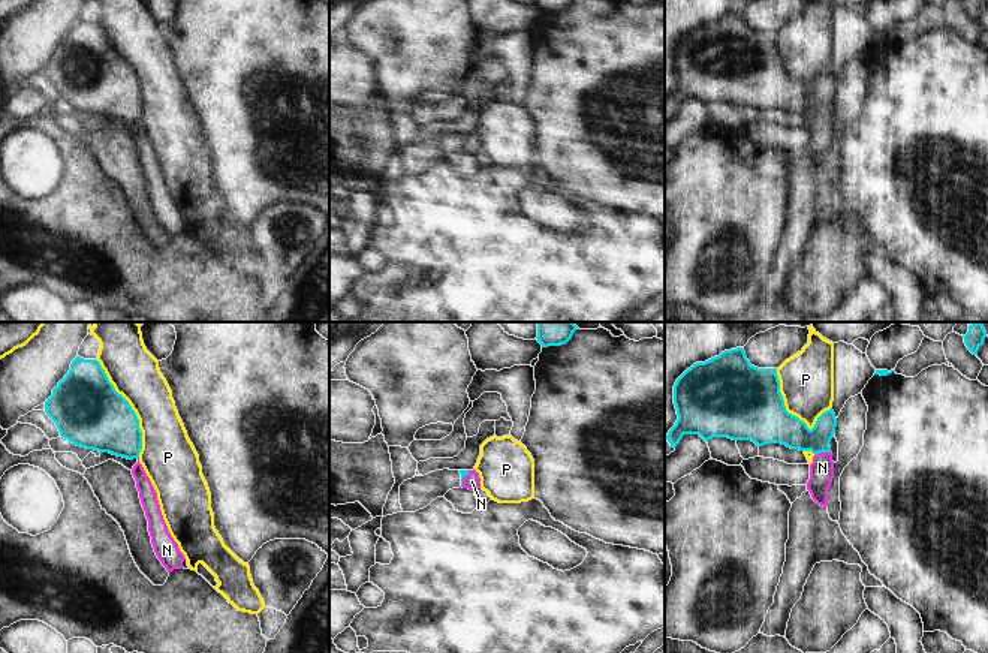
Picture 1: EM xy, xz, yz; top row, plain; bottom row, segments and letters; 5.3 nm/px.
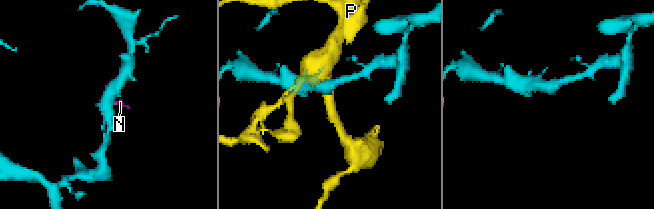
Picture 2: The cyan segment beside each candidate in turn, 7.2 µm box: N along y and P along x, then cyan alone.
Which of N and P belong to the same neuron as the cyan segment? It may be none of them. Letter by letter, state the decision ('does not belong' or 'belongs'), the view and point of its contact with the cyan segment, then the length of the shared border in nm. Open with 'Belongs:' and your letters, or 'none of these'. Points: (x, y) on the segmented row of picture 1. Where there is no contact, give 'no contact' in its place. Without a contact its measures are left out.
Belongs: N
N: belongs; meets cyan in yz at (822, 451); contact 90 nm long
P: does not belong; meets cyan in xy at (132, 409); contact 600 nm long

